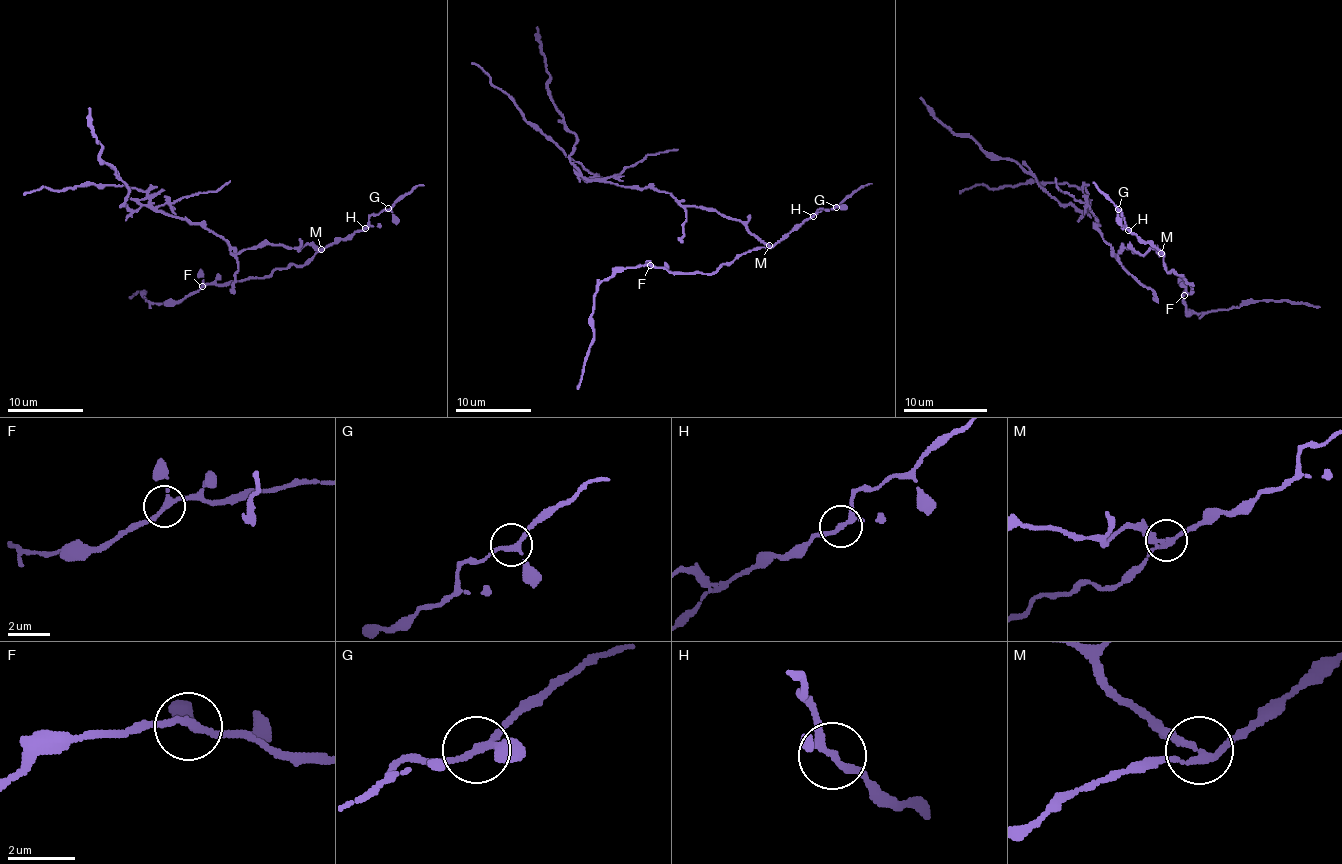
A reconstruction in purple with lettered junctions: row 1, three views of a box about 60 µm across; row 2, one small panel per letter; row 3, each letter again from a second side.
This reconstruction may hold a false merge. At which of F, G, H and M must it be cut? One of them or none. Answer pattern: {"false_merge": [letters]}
{"false_merge": ["M"]}

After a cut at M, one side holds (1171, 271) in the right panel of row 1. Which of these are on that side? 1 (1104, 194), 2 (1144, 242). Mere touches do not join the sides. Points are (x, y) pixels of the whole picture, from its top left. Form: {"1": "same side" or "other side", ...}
{"1": "same side", "2": "same side"}

